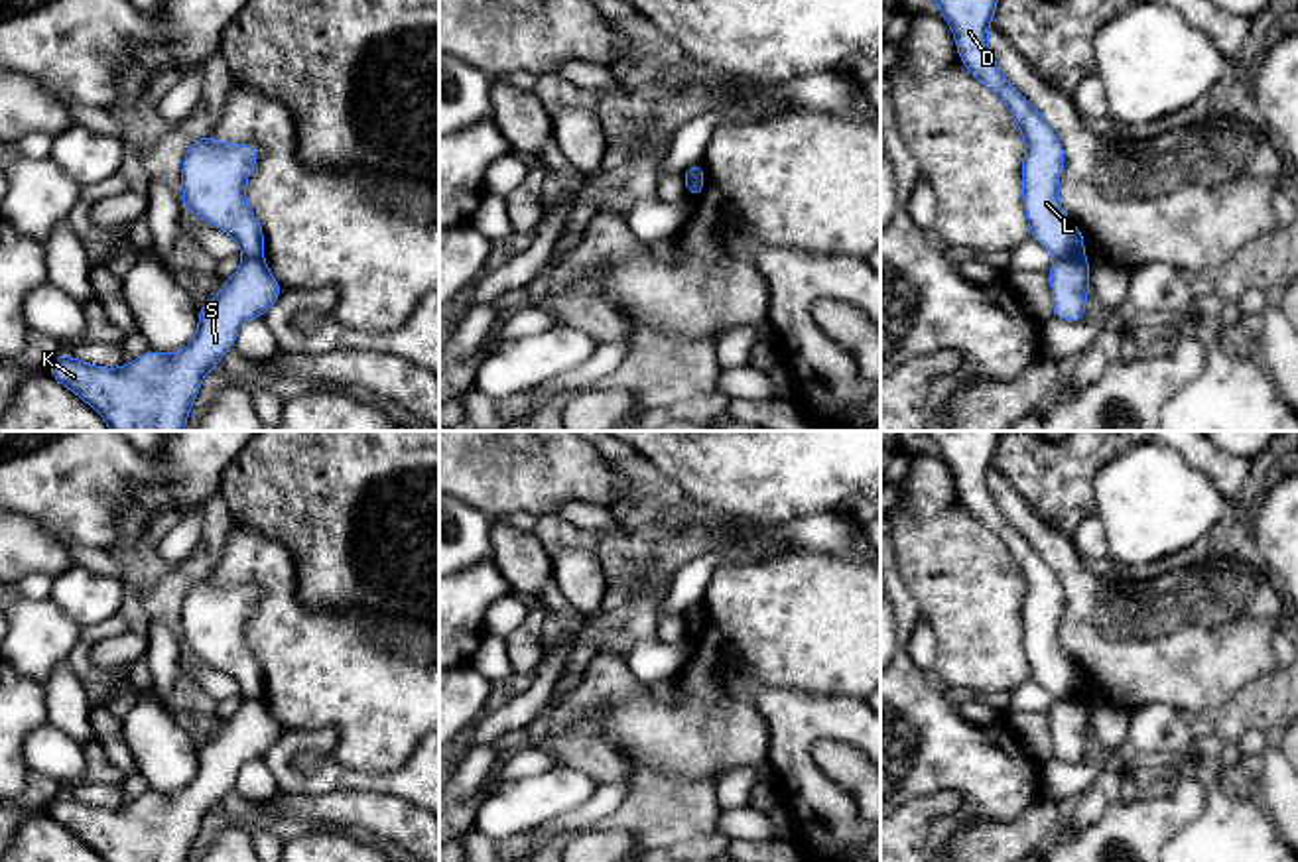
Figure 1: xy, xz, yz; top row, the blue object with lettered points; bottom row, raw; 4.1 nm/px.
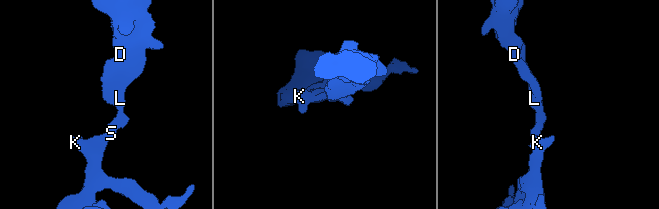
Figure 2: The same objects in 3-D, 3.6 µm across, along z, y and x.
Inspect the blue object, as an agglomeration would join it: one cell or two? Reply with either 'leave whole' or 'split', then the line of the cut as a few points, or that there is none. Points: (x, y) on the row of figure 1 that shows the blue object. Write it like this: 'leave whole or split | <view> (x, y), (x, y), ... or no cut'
split | yz (1082, 252), (1056, 258)

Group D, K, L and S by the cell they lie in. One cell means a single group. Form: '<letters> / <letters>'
D L / K S

